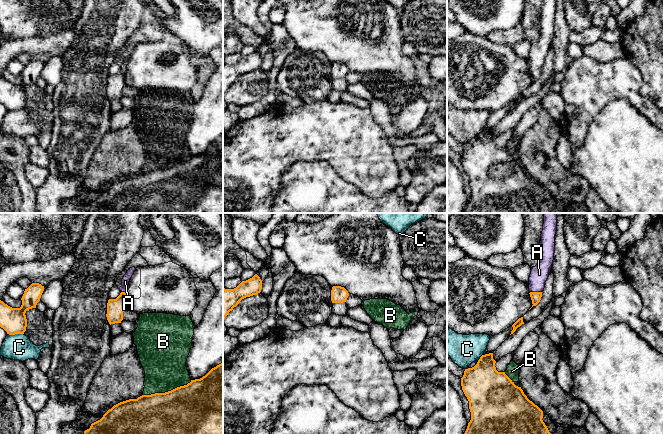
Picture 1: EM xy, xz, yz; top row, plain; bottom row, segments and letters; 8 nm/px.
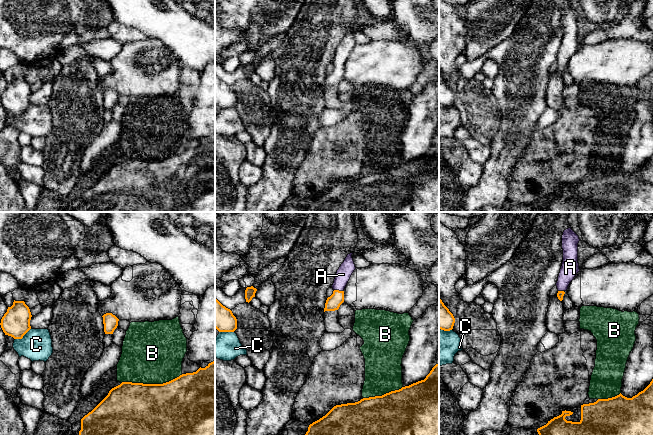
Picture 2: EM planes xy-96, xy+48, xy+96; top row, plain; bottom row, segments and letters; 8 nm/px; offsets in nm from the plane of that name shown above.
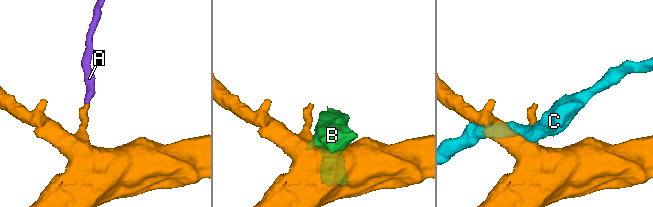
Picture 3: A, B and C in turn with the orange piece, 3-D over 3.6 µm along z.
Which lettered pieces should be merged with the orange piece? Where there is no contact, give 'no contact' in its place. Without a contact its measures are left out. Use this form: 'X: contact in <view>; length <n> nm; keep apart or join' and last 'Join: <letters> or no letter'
A: contact in yz; length 100 nm; join
B: contact in xy; length 420 nm; keep apart
C: contact in xy; length 130 nm; keep apart
Join: A

